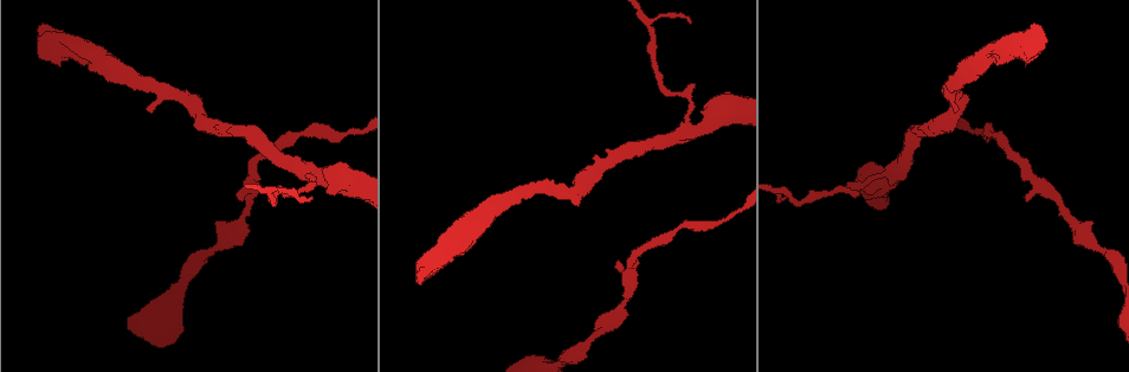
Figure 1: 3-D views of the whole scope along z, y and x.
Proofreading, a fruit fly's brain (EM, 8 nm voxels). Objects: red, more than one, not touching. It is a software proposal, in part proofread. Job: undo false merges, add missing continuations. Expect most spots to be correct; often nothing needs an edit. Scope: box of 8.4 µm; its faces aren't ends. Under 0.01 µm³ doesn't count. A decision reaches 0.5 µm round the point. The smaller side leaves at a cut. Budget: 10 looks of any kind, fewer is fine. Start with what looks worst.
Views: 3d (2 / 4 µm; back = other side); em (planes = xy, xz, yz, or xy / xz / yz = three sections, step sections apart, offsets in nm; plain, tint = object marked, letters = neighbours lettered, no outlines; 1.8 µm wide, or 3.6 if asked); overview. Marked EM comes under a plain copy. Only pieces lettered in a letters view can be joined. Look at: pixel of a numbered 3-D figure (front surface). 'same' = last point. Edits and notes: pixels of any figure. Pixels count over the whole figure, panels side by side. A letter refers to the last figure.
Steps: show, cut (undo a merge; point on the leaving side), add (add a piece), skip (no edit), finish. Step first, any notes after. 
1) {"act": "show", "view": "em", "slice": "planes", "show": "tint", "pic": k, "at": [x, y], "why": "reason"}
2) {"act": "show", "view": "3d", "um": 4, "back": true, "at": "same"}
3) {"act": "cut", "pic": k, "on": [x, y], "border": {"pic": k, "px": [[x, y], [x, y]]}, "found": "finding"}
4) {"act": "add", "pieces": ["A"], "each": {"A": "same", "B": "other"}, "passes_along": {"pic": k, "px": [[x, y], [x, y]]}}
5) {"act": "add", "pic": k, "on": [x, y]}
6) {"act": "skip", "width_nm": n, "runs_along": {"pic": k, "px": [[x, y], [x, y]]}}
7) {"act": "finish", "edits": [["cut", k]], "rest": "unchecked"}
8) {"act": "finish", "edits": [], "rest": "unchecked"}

{"act": "show", "view": "em", "slice": "planes", "show": "letters", "pic": 1, "at": [240, 199], "why": "tapers out"}

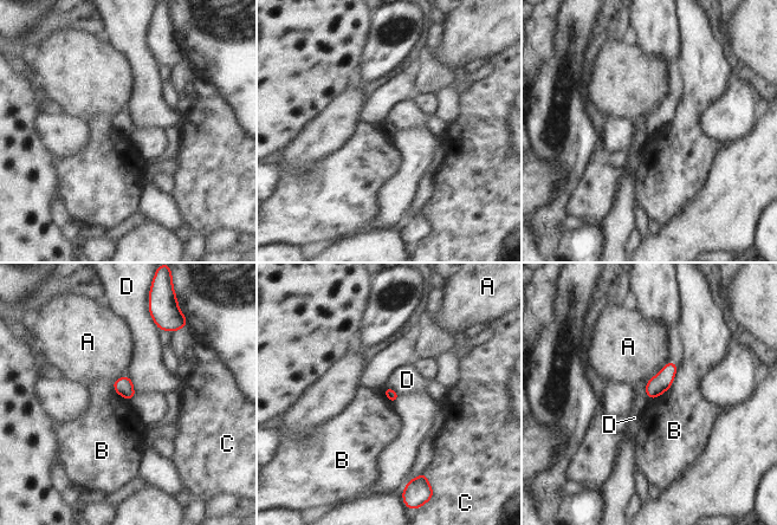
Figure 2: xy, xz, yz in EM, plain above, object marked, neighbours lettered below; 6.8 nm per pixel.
{"act": "skip", "each": {"A": "other", "B": "other", "C": "other", "D": "other"}, "border": {"pic": 2, "px": [[679, 365], [672, 384], [649, 400]]}, "found": "none of them fits"}

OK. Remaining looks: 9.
{"act": "show", "view": "3d", "um": 2, "pic": 1, "at": [956, 110], "why": "an open end"}

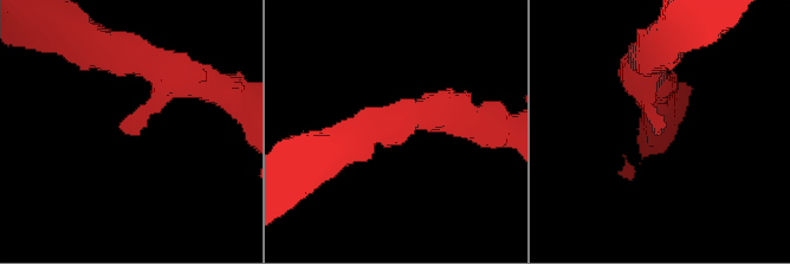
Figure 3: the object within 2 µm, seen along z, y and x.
{"act": "show", "view": "em", "slice": "yz", "step": 8, "show": "letters", "pic": 3, "at": [136, 135], "why": "shape alone is not enough"}

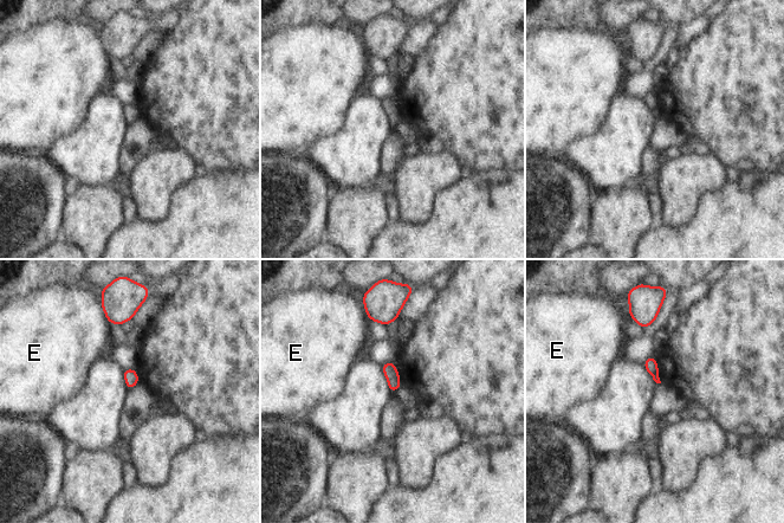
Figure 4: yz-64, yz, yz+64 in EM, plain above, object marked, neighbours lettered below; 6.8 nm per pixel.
{"act": "skip", "each": {"E": "other"}, "border": {"pic": 4, "px": [[104, 314], [110, 324]]}, "found": "none of them fits"}

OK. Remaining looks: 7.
{"act": "show", "view": "3d", "um": 4, "pic": 1, "at": [41, 23], "why": "stops while still wide"}

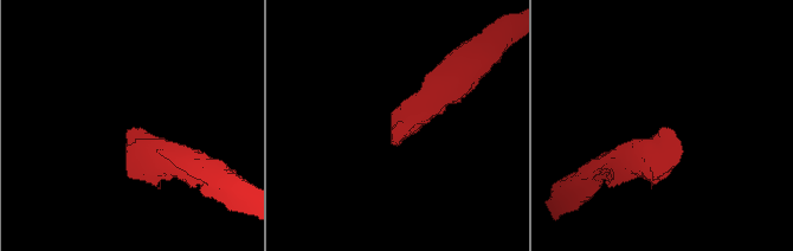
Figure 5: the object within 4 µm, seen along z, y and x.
{"act": "show", "view": "em", "slice": "yz", "step": 8, "show": "tint", "pic": 5, "at": [671, 130], "why": "shape alone is not enough"}

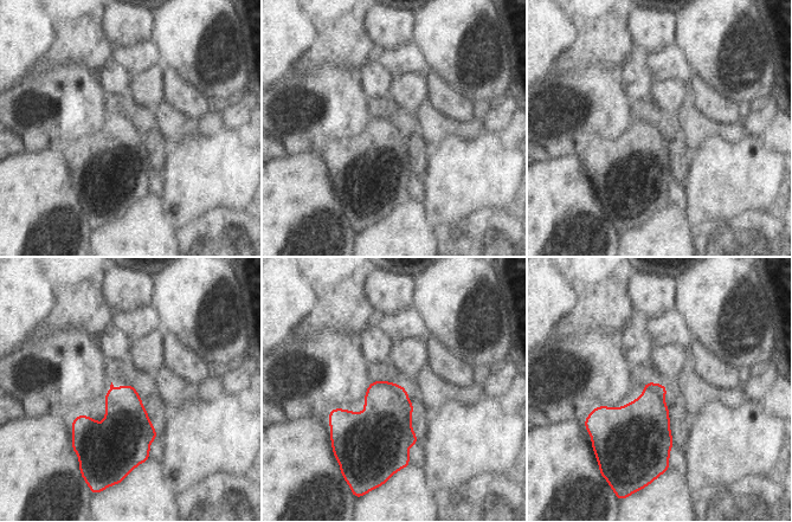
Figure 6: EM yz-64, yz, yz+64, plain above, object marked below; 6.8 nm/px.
{"act": "show", "view": "em", "slice": "planes", "show": "letters", "at": "same"}

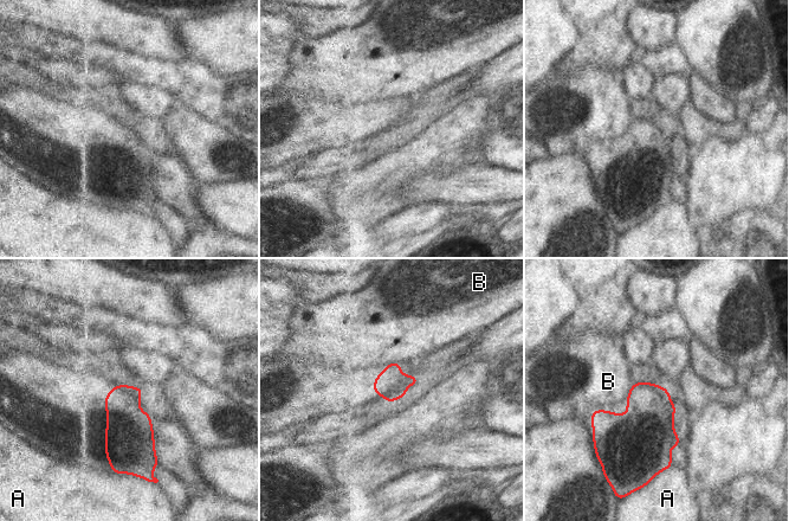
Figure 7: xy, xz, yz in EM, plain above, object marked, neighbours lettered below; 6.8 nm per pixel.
{"act": "skip", "each": {"A": "other", "B": "other"}, "border": {"pic": 7, "px": [[401, 365], [390, 362], [379, 374]]}, "found": "none of them fits"}

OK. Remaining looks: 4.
{"act": "show", "view": "em", "slice": "xz", "step": 4, "show": "tint", "pic": 1, "at": [689, 130], "why": "thick turns thin"}

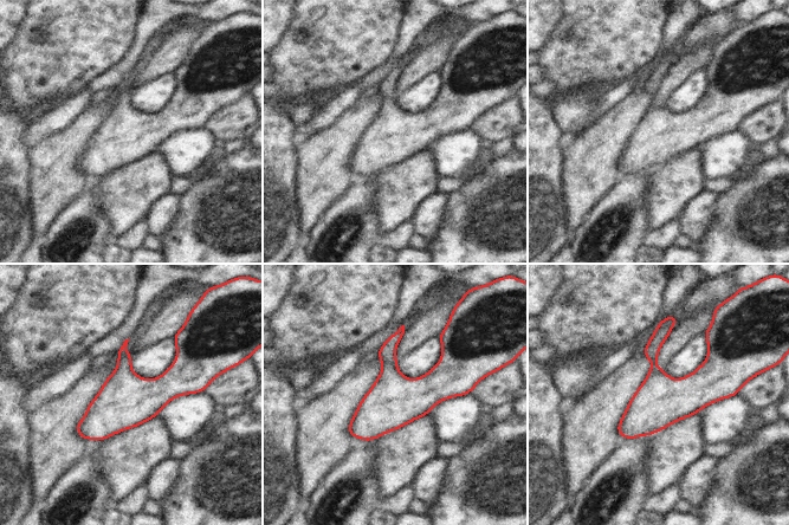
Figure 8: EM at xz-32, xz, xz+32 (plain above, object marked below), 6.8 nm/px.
{"act": "show", "view": "em", "slice": "planes", "show": "letters", "at": "same", "why": "another direction"}

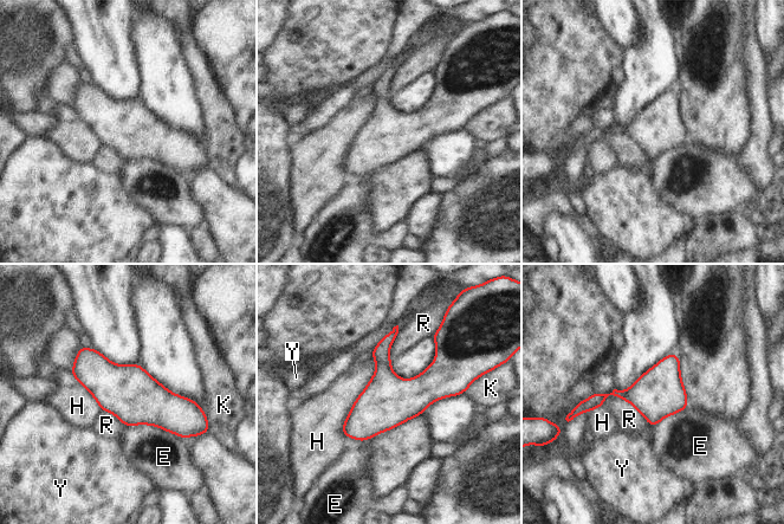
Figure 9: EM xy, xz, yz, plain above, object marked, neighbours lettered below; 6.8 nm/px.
{"act": "skip", "width_nm": 320, "longest_contact_nm": ["H", 550], "each": {"E": "other", "H": "other", "K": "other", "R": "other", "Y": "other"}, "found": "all the same cell"}

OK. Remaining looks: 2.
{"act": "finish", "edits": [], "rest": "unchecked"}

